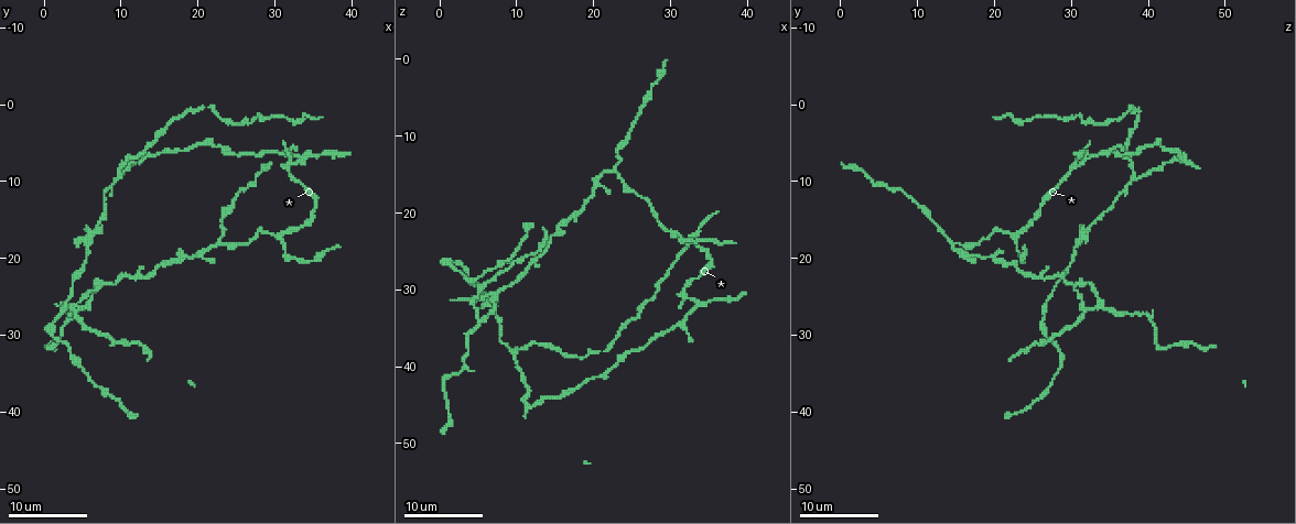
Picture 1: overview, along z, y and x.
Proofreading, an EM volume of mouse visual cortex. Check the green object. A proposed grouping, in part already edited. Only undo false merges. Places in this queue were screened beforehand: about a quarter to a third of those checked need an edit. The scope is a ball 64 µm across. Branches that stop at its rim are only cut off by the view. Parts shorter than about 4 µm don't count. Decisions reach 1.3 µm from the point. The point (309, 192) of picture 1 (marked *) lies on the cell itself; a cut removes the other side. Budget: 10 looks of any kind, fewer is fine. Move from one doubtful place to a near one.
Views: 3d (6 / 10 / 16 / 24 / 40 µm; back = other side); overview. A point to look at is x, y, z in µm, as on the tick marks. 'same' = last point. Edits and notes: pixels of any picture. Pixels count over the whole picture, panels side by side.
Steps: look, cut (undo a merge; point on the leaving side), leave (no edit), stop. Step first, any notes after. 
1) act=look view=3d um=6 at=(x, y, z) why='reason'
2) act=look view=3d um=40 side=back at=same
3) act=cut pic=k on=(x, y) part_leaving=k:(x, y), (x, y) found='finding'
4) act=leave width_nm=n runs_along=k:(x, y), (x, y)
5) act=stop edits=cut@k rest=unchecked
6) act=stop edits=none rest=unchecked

act=look view=3d um=6 at=(8.5, 23.5, 30.0) why='thick turns thin'

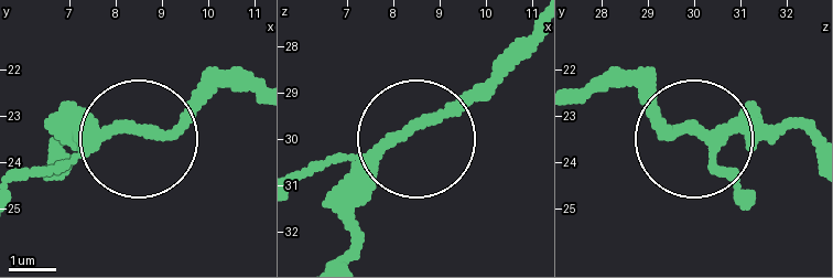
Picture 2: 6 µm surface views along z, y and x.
act=leave arms=3 runs_along=2:(526, 35), (455, 107), (396, 142), (341, 210) found='one cell here'

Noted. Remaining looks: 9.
act=look view=3d um=10 at=(15.5, 21.0, 22.5) why='thick turns thin'

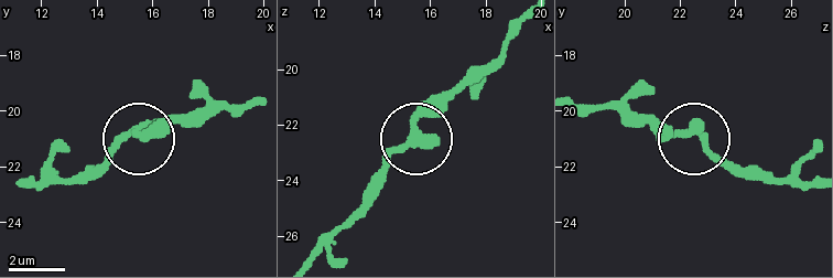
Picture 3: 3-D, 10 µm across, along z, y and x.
act=leave width_nm=390 found='continuous, no second cell'

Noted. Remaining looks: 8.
act=look view=3d um=10 at=(30.5, 17.5, 22.5) why='branch point'

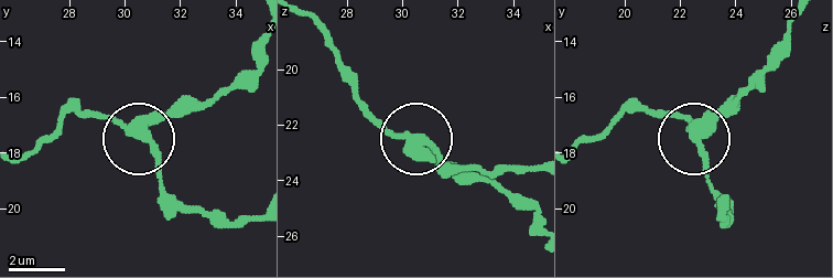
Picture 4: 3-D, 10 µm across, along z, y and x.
act=leave width_nm=330 runs_along=4:(792, 19), (783, 47), (698, 132), (695, 147), (712, 194) found='all the same cell'

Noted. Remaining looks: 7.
act=look view=3d um=16 at=(22.5, 18.0, 14.5) why='arms part here'

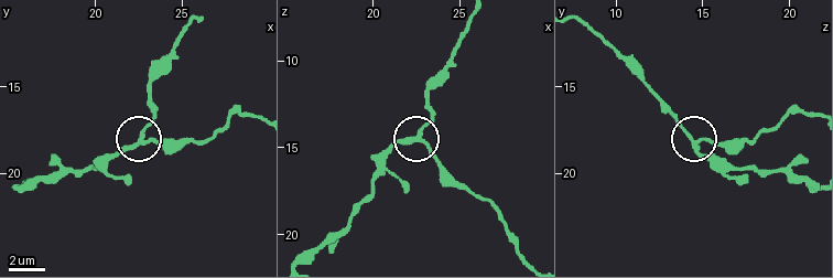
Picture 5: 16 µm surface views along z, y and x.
act=leave arms=3 found='all the same cell'

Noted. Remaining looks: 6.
act=look view=3d um=10 at=(10.0, 9.0, 38.5) why='arms part here'

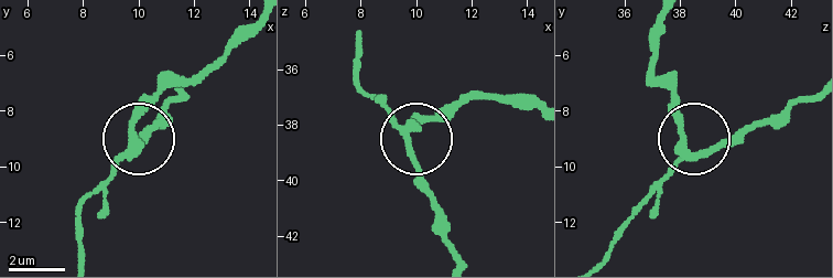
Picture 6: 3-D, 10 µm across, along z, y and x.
act=leave width_nm=260 found='all the same cell'

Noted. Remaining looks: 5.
act=stop edits=none rest=unchecked

